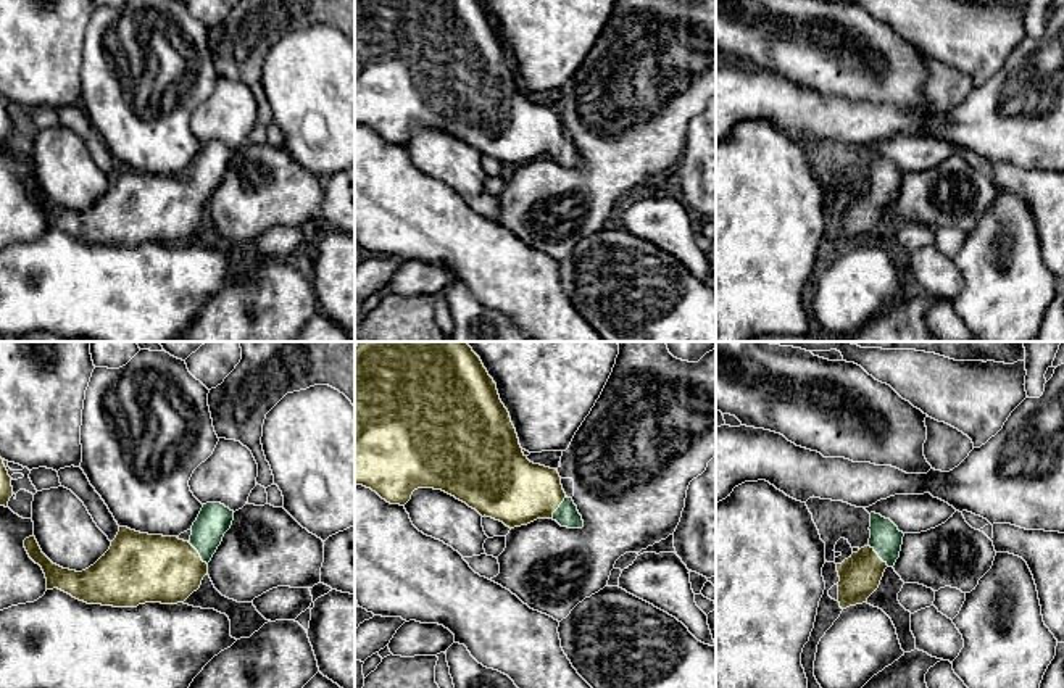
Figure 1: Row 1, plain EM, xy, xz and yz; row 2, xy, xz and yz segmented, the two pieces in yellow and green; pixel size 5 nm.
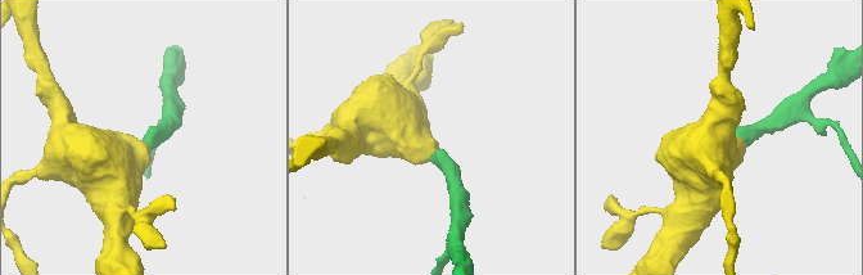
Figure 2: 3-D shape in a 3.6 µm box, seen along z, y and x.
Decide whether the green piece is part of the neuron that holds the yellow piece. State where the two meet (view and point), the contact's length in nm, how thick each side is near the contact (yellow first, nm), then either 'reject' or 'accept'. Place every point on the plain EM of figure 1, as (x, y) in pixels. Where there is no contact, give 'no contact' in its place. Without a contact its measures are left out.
meets yellow in xy at (197, 192); contact 160 nm long; 340 nm thick on the yellow side, 170 nm on the other; accept

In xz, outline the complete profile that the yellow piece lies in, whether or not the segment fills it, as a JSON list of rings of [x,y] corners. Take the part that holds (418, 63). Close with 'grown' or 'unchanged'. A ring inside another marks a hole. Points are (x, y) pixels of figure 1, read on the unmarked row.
[[[355,0],[355,122],[371,127],[387,142],[400,145],[405,145],[418,127],[442,129],[476,148],[482,156],[500,160],[509,168],[527,164],[537,158],[553,158],[567,168],[584,166],[577,145],[563,129],[558,110],[534,103],[522,92],[509,52],[482,0]]]; grown

